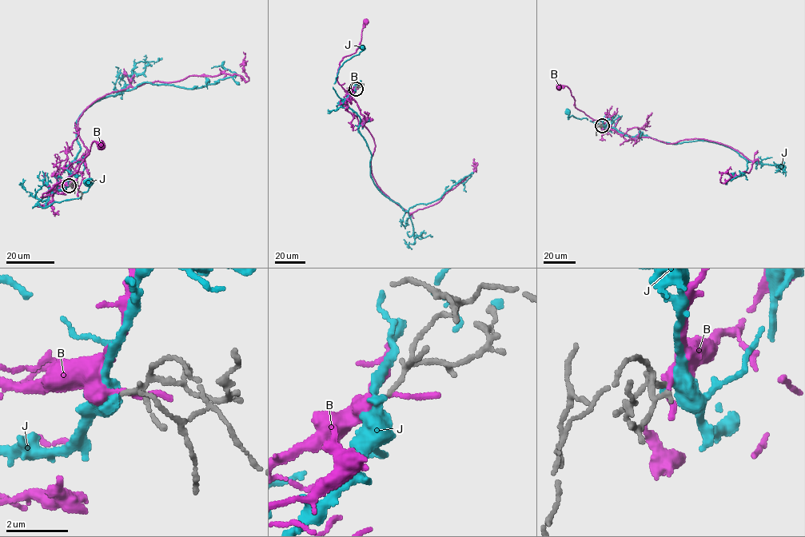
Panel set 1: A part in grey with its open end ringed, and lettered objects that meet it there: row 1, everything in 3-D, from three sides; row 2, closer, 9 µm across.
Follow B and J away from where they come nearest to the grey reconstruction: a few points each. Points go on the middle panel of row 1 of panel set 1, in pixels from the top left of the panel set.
B: (356, 89), (347, 93), (337, 81), (337, 69), (343, 57), (352, 54), (358, 48), (366, 21)
J: (355, 89), (345, 104), (360, 117), (370, 177), (381, 193), (406, 210), (439, 199), (470, 175), (466, 192)

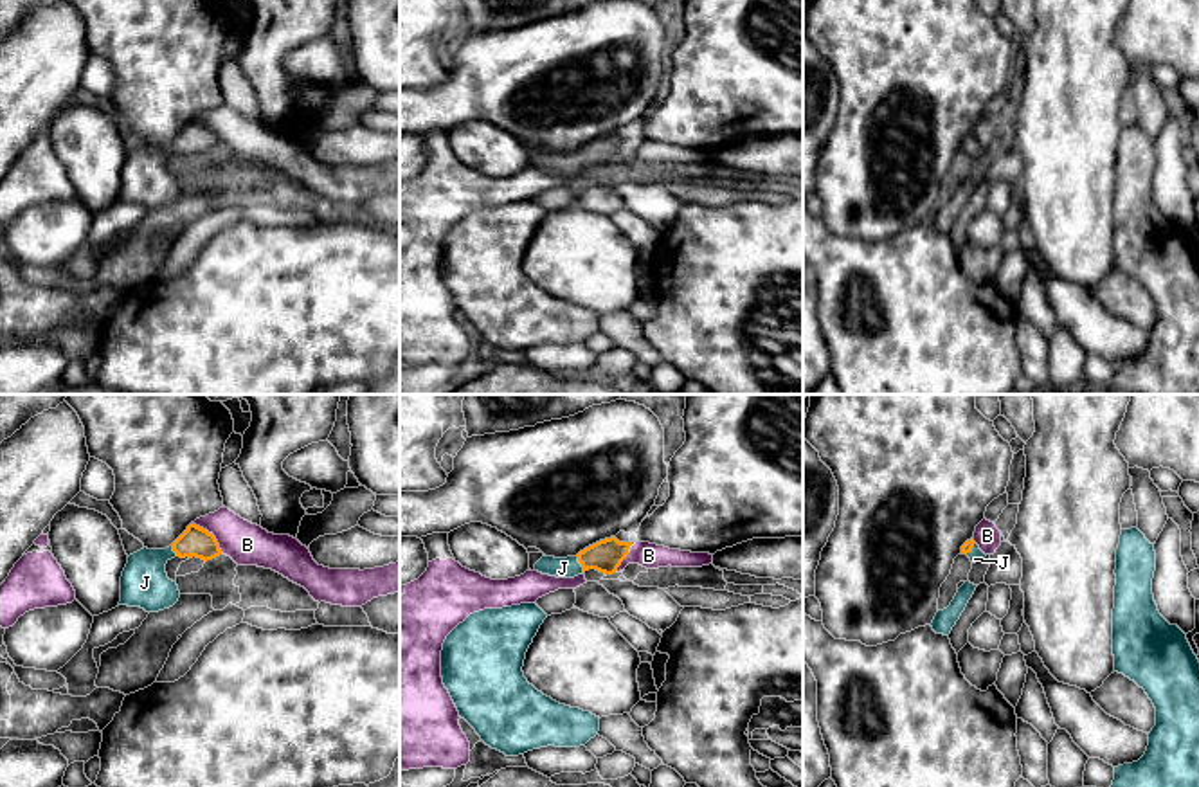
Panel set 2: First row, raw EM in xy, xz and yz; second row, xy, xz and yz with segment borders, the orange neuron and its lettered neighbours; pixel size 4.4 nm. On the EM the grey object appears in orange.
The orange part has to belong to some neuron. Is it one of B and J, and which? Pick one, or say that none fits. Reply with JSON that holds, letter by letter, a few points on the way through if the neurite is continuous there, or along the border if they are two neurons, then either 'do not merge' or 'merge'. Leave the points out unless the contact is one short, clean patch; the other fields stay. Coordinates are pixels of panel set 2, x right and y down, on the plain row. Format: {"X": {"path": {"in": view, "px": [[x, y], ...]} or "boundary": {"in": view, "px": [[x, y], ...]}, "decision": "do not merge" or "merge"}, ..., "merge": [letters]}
{"B": {"boundary": {"in": "xy", "px": [[191, 119], [206, 125], [222, 148]]}, "decision": "do not merge"}, "J": {"path": {"in": "xz", "px": [[605, 152], [580, 159], [562, 164]]}, "decision": "merge"}, "merge": ["J"]}

